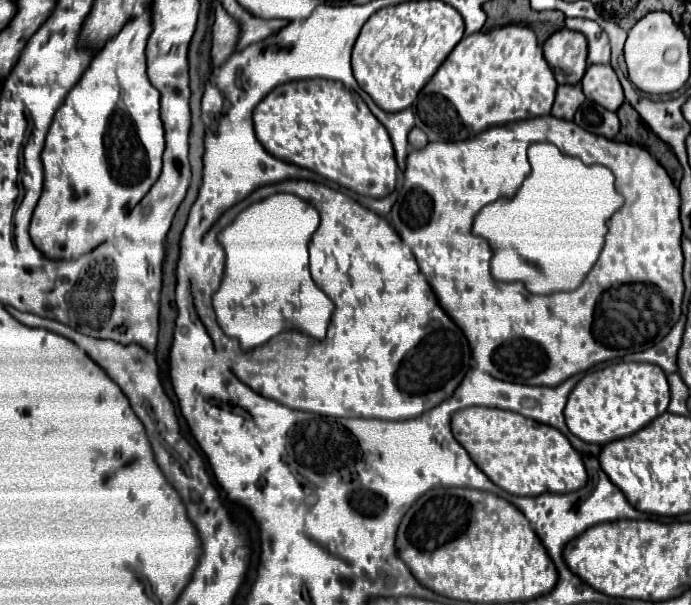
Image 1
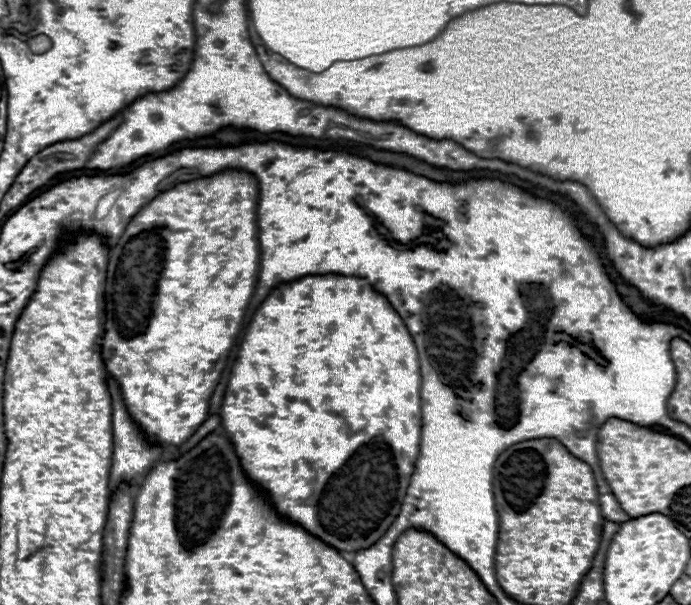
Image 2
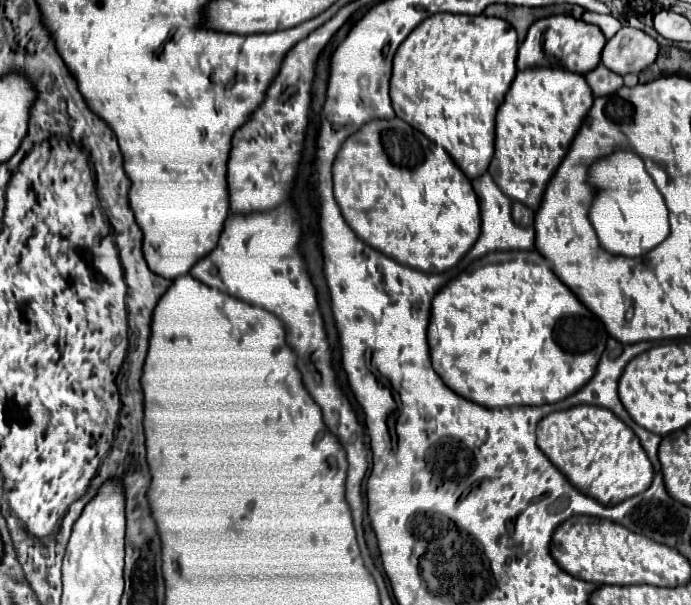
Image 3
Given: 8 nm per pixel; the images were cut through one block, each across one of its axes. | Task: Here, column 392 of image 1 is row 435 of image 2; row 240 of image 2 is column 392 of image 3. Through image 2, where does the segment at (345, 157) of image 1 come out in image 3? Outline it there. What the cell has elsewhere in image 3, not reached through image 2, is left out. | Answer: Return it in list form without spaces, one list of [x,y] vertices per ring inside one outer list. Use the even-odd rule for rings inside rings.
[[[400,118],[370,120],[344,140],[332,164],[334,198],[346,224],[368,246],[422,272],[444,272],[456,266],[480,234],[480,208],[470,178],[454,164],[448,152],[430,142],[420,130]]]

